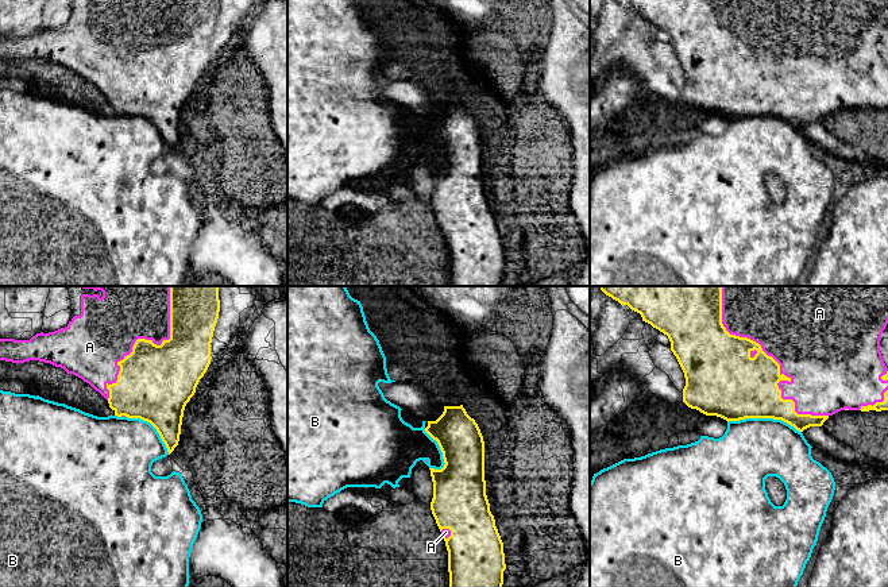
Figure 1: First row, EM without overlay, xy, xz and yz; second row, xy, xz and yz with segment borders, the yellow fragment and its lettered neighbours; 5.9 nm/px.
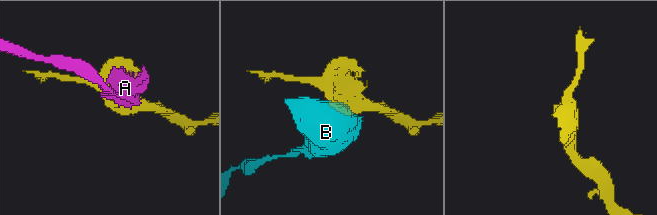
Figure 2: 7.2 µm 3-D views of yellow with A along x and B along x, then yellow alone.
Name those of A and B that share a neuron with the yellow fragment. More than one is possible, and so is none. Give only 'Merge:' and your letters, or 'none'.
Merge: A

